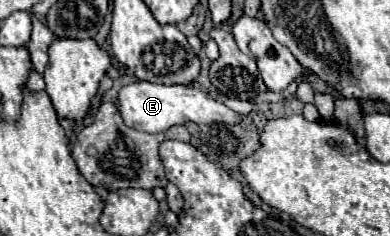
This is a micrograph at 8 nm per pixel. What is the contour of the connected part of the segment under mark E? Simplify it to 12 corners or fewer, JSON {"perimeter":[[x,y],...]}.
{"perimeter":[[137,81],[121,87],[127,127],[239,123],[197,85]]}

